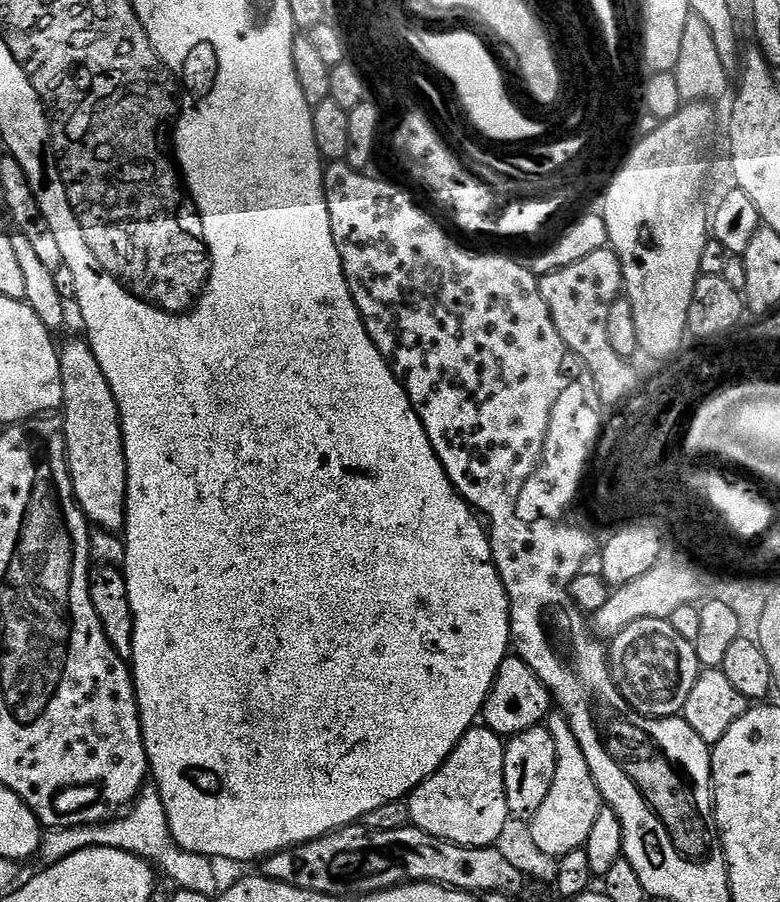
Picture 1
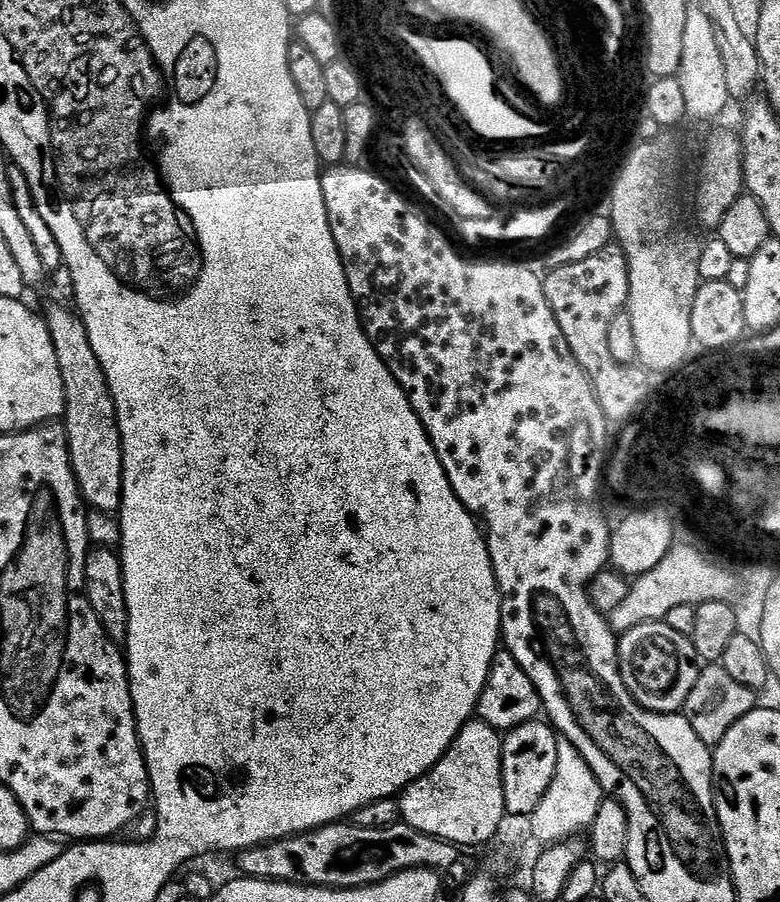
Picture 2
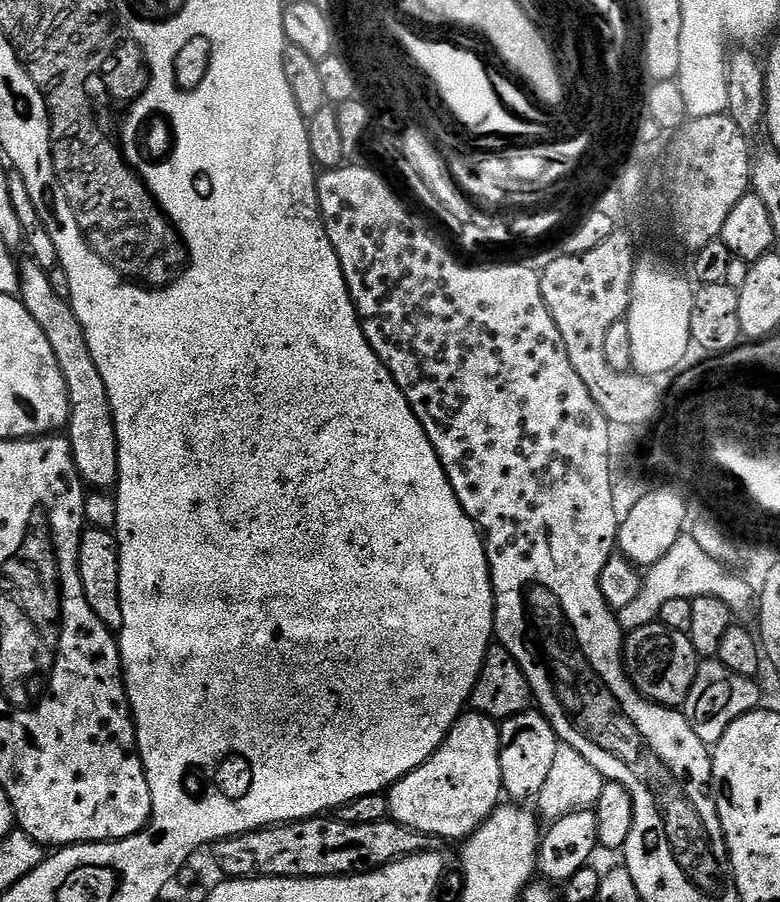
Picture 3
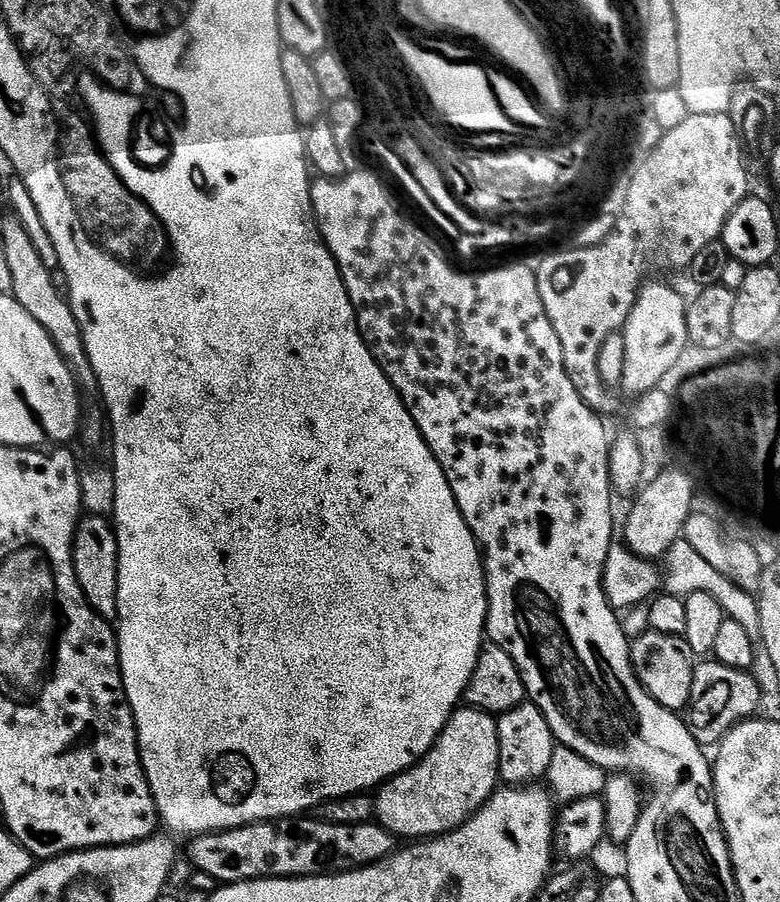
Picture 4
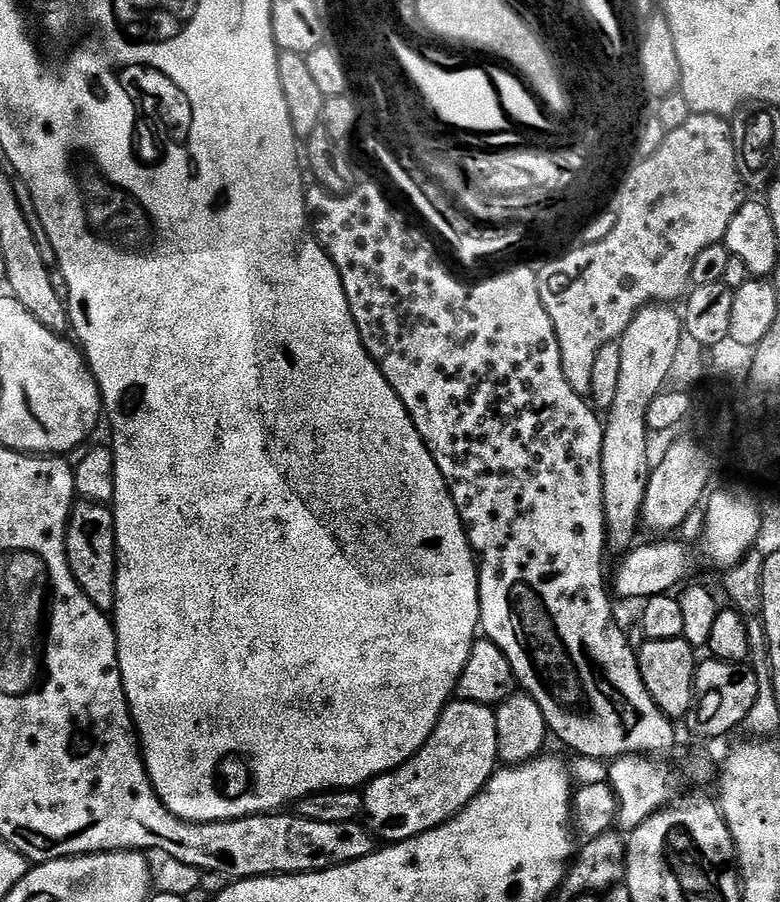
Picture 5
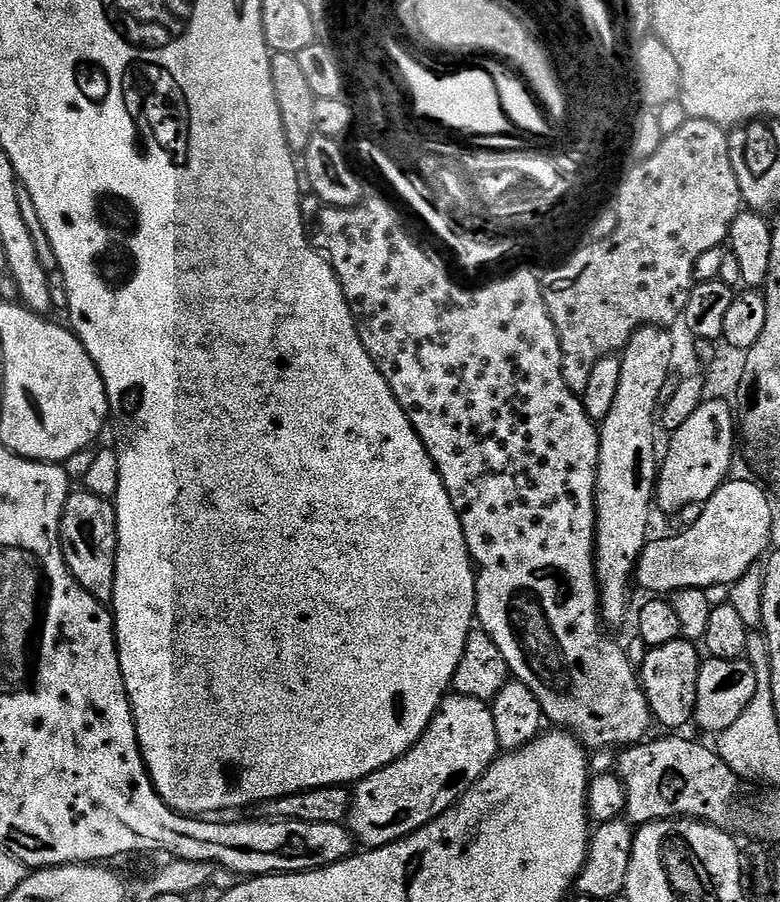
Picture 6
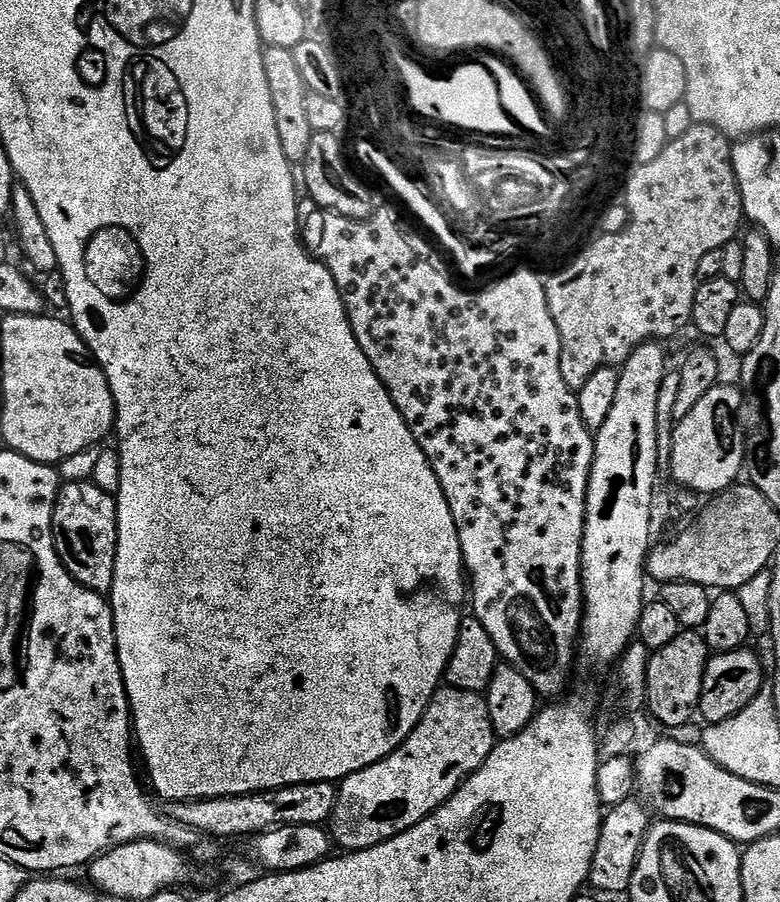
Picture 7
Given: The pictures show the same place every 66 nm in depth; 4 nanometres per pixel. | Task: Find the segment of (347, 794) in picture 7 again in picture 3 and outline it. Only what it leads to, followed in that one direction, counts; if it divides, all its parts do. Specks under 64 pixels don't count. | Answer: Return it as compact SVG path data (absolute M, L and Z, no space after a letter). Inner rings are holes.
M468 710L456 719L454 726L446 734L442 746L438 746L438 750L430 759L422 762L418 770L410 770L410 774L403 776L388 789L386 793L388 815L396 823L415 832L423 832L429 838L441 836L444 840L463 842L479 830L482 822L486 822L486 818L501 803L503 786L500 765L500 724L480 712Z

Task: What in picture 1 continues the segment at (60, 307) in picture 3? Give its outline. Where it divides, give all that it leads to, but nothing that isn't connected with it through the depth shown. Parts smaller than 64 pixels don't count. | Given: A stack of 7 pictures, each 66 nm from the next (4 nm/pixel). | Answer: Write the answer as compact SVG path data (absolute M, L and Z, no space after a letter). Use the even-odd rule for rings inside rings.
M87 339L68 340L65 344L59 345L58 351L62 374L62 394L64 395L62 405L64 450L68 453L68 472L72 475L72 493L76 495L76 503L84 511L89 525L105 528L117 534L123 533L126 518L124 503L128 497L128 471L118 402L110 390L110 382L106 382L106 374L102 374L102 366L98 366L98 358L94 358L94 350L89 346Z

